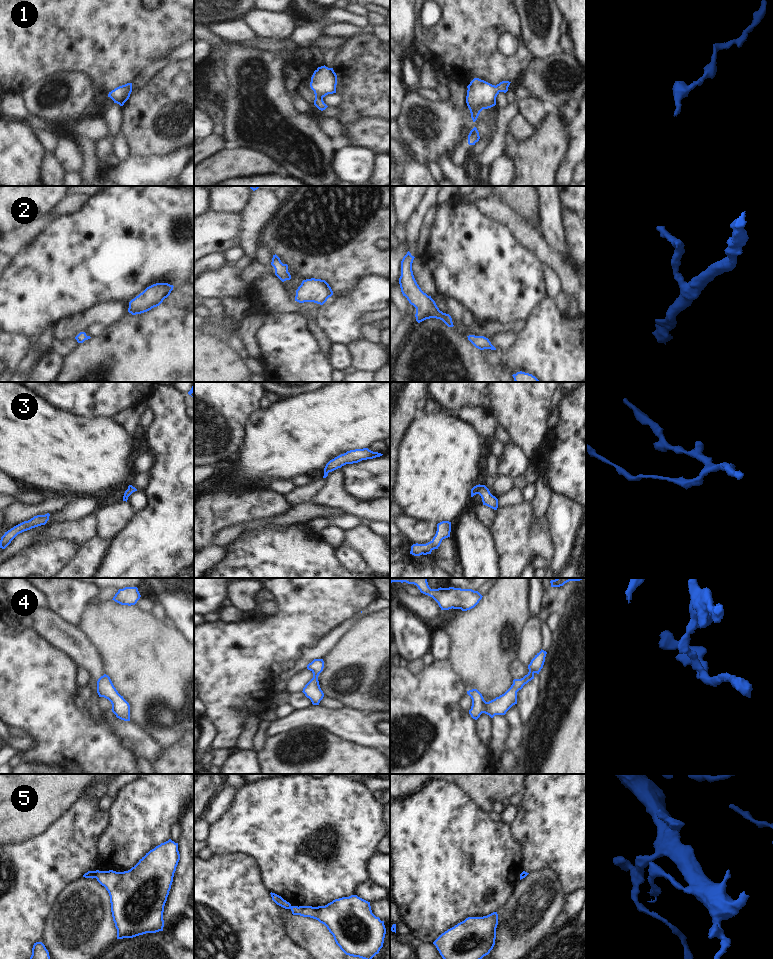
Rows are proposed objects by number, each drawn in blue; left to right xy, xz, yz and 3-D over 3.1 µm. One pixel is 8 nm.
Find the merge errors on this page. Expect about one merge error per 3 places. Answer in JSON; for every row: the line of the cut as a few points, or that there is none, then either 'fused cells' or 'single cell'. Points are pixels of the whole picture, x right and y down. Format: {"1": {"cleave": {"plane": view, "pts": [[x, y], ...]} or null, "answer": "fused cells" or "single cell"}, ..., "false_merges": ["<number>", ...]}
{"1": {"cleave": null, "answer": "single cell"}, "2": {"cleave": null, "answer": "single cell"}, "3": {"cleave": null, "answer": "single cell"}, "4": {"cleave": null, "answer": "single cell"}, "5": {"cleave": {"plane": "xy", "pts": [[94, 871], [95, 877]]}, "answer": "fused cells"}, "false_merges": ["5"]}

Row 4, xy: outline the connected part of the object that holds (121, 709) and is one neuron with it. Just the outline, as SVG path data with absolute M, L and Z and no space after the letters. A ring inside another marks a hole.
M106 674L97 681L97 693L99 697L108 699L112 704L112 712L117 718L130 721L130 705L114 687L110 677Z

